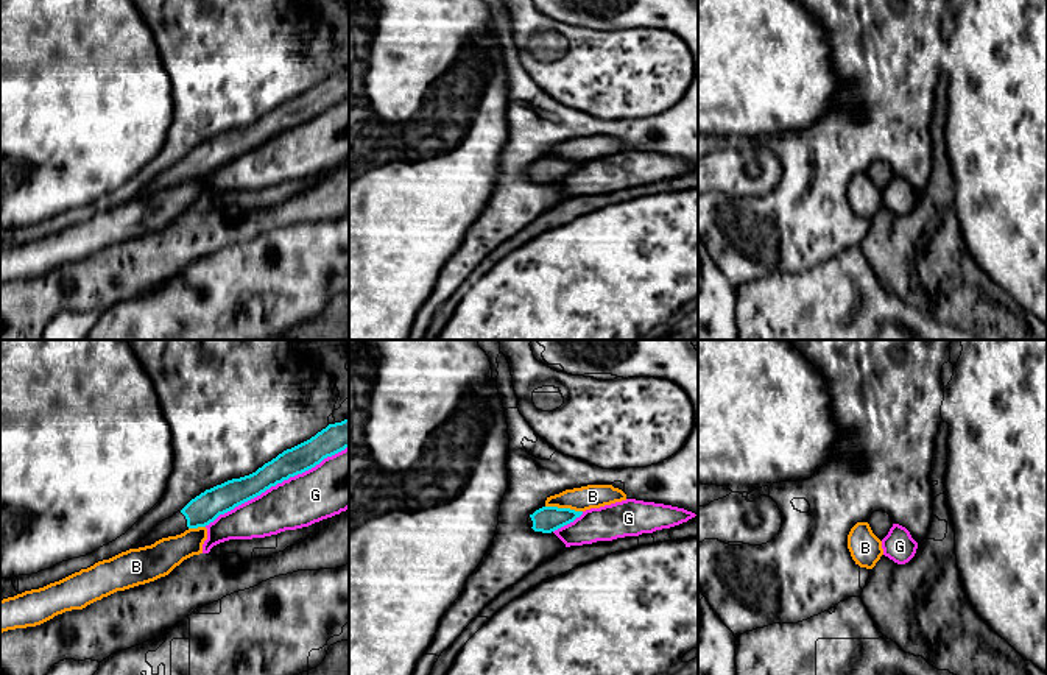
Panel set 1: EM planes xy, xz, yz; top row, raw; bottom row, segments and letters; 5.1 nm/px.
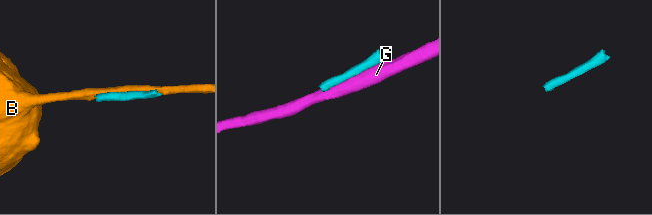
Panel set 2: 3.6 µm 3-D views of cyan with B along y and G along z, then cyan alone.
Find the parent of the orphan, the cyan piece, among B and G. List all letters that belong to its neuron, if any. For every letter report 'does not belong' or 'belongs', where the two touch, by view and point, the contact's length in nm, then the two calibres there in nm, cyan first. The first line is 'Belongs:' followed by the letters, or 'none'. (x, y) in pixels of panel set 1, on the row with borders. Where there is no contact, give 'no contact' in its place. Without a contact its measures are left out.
Belongs: none
B: does not belong; contact xz (564, 508); length 190 nm; calibres 140 and 130 nm
G: does not belong; contact xy (276, 484); length 850 nm; calibres 140 and 280 nm

